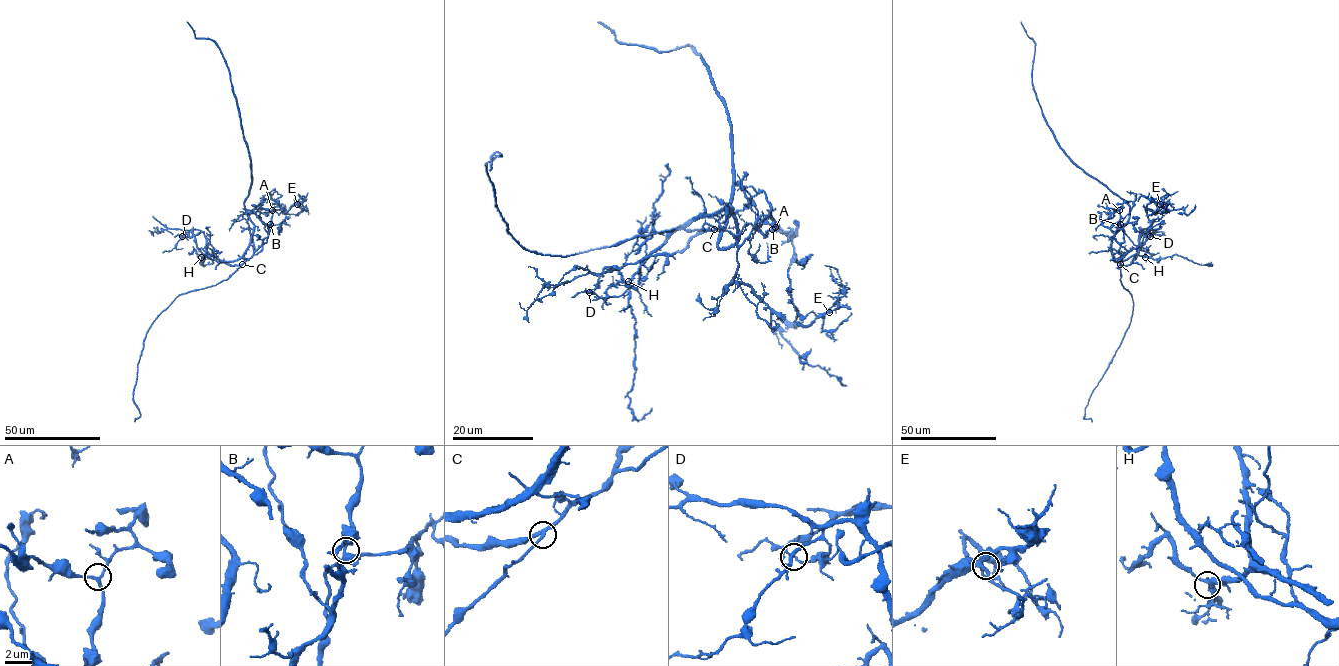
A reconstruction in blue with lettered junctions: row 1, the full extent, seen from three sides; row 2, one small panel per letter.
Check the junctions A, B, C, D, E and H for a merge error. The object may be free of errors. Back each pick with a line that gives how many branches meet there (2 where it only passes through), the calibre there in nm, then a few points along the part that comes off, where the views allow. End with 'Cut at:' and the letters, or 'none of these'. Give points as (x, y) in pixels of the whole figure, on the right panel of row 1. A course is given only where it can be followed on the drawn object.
D: Branches: 3. Thickness 110 nm. Course of the part to remove: (1150, 236), (1115, 259), (1129, 205), (1055, 138), (1021, 22)
Cut at: D

